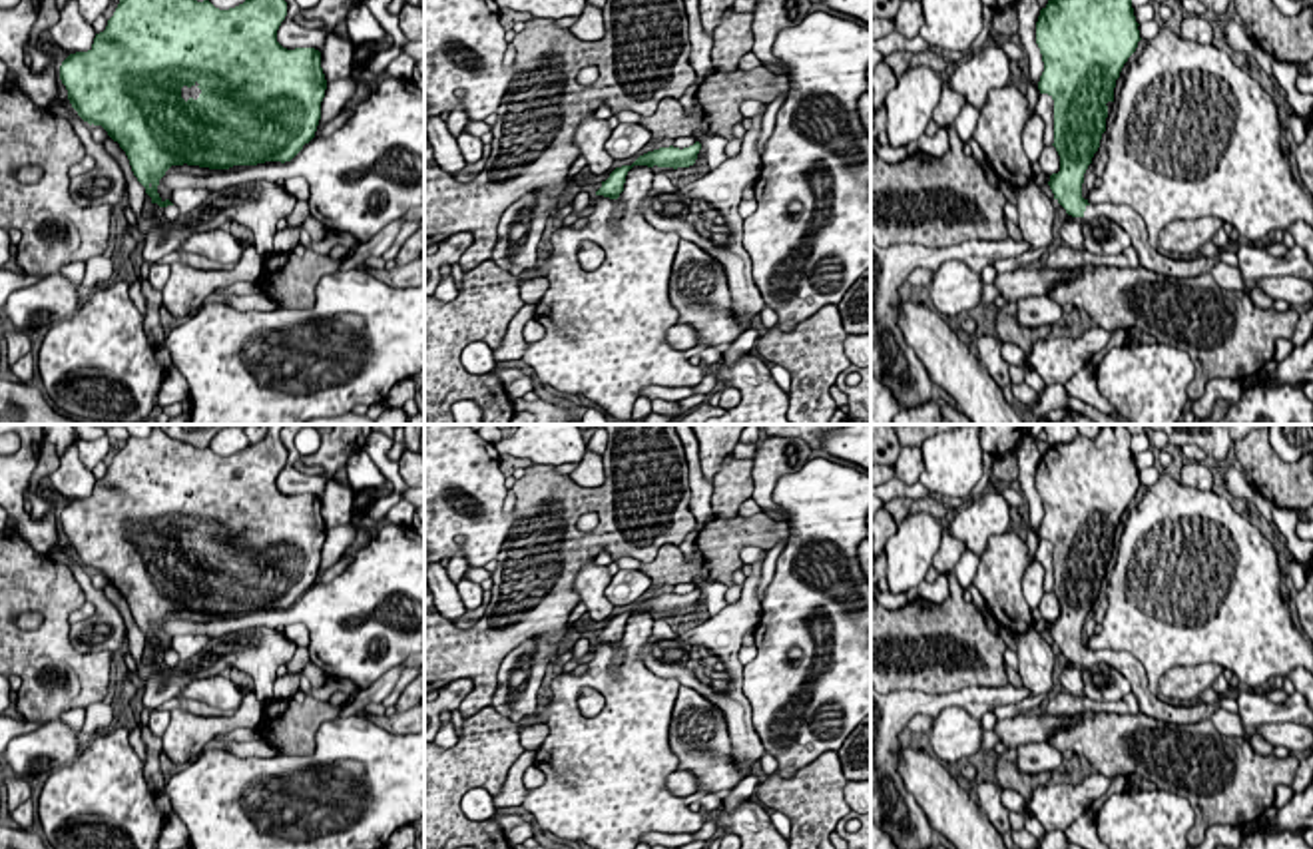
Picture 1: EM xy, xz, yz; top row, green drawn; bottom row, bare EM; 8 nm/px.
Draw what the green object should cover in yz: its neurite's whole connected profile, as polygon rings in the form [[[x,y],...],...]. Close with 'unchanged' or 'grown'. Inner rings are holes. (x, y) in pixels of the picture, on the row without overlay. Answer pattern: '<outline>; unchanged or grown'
[[[1104,424],[1094,440],[1078,434],[1040,456],[1036,490],[1044,518],[1038,536],[1054,546],[1052,592],[1060,602],[1060,618],[1050,622],[1048,632],[1068,662],[1116,668],[1130,682],[1140,713],[1168,725],[1197,723],[1211,719],[1219,704],[1162,702],[1130,652],[1092,652],[1082,644],[1084,620],[1106,578],[1106,550],[1114,548],[1116,526],[1142,486],[1138,472],[1124,424]]]; grown

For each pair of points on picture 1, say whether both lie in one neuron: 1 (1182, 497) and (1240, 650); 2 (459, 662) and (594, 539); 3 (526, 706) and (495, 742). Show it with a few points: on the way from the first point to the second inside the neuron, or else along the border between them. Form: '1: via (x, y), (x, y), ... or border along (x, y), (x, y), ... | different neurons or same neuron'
1: via (1224, 521), (1240, 545), (1240, 608) | same neuron
2: via (495, 634), (517, 626), (532, 612), (562, 574) | same neuron
3: border along (491, 704), (509, 718) | different neurons

